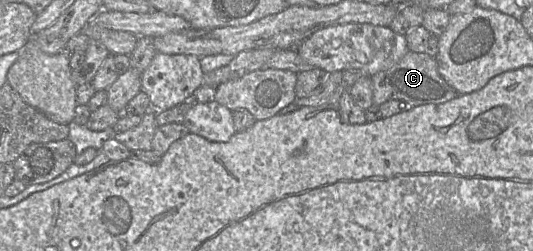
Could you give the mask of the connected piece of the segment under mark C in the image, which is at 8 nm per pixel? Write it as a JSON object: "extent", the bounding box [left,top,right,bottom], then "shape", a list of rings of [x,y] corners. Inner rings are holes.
{"extent":[370,51,458,107],"shape":[[[408,51],[396,64],[370,77],[373,86],[373,105],[389,100],[404,100],[413,107],[428,103],[443,103],[455,98],[458,93],[440,75],[437,61],[426,52]]]}

